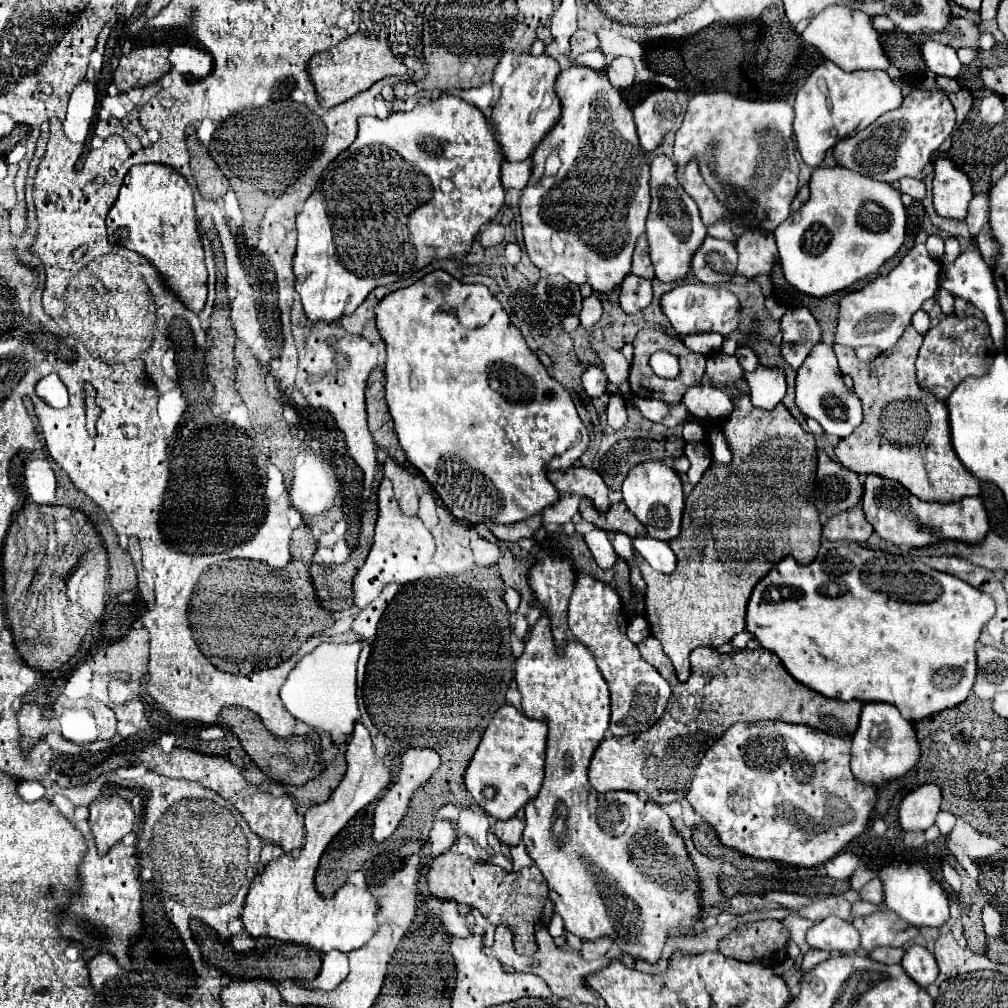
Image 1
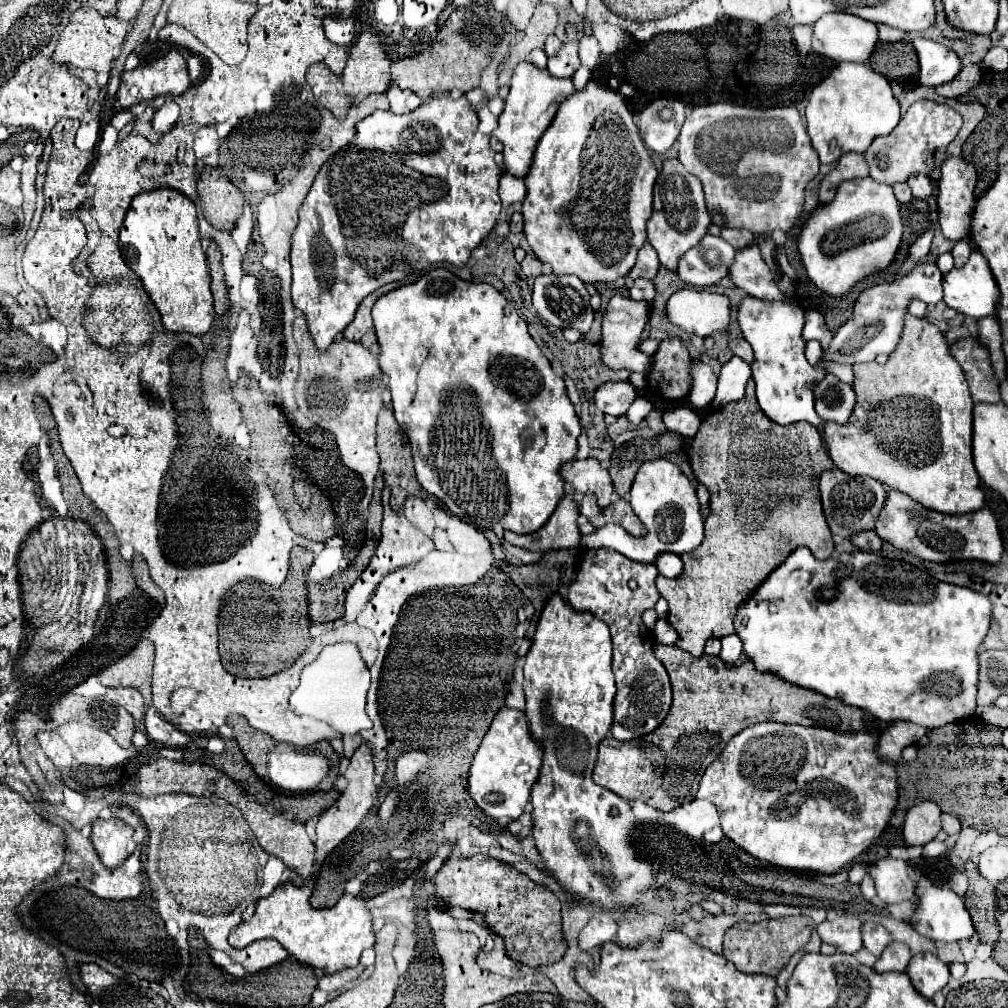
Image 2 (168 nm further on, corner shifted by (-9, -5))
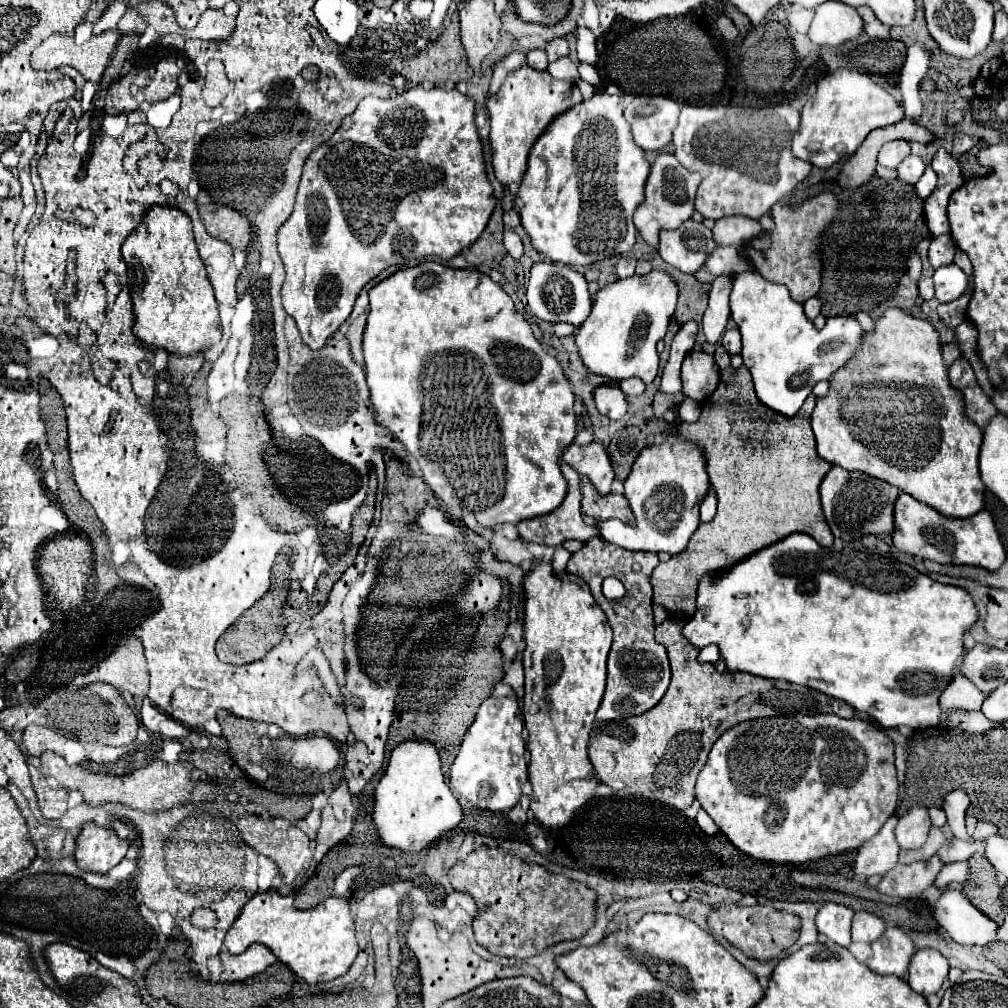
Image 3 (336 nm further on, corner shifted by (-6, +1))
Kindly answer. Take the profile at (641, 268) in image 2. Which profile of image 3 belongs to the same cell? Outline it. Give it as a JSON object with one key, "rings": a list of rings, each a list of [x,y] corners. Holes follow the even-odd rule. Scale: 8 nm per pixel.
{"rings":[[[621,257],[617,267],[615,267],[615,273],[619,279],[625,279],[625,277],[633,277],[635,273],[635,259],[631,257]]]}

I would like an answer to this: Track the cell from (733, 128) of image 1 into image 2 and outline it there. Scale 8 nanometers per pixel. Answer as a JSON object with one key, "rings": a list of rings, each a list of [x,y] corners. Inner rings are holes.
{"rings":[[[732,103],[694,107],[682,125],[678,151],[684,167],[702,181],[708,211],[722,213],[722,221],[726,221],[726,227],[748,229],[754,235],[770,235],[774,229],[790,231],[796,225],[804,205],[804,189],[808,181],[818,175],[820,165],[818,153],[814,153],[804,121],[794,105],[774,109],[752,109],[748,105]],[[744,135],[766,135],[766,149],[750,149],[738,161],[738,139],[744,139]]]}

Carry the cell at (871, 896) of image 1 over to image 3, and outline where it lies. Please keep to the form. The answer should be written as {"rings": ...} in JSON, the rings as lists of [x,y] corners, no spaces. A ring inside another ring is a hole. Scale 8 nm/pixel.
{"rings":[[[931,857],[927,861],[917,861],[911,865],[897,863],[883,875],[877,889],[885,895],[895,895],[901,899],[917,899],[927,887],[931,887],[941,867],[943,863],[939,861],[939,857]]]}

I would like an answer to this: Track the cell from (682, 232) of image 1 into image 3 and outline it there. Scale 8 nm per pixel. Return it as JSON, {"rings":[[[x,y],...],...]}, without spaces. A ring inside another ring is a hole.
{"rings":[[[663,153],[655,159],[655,163],[651,167],[651,175],[645,185],[645,201],[633,215],[637,231],[653,249],[659,247],[661,231],[675,231],[687,219],[691,219],[691,215],[695,213],[695,193],[697,193],[699,183],[701,183],[701,175],[687,171],[675,159],[673,153]]]}

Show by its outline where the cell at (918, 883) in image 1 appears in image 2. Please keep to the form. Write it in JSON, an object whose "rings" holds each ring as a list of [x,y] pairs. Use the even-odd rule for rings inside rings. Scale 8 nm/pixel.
{"rings":[[[920,879],[918,887],[916,887],[916,895],[920,899],[920,905],[910,919],[910,925],[918,933],[922,933],[924,937],[928,937],[932,941],[946,941],[946,943],[966,941],[976,935],[976,929],[972,925],[972,919],[964,905],[964,899],[958,893],[954,893],[948,885],[936,885],[930,879]]]}

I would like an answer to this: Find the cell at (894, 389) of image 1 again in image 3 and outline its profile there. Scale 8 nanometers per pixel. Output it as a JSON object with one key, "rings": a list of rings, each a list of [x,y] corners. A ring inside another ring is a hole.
{"rings":[[[887,309],[885,315],[881,319],[875,321],[875,333],[869,335],[865,333],[863,337],[863,347],[859,349],[859,355],[855,355],[855,359],[851,363],[845,363],[833,377],[831,377],[831,391],[829,395],[825,395],[823,399],[817,399],[817,405],[815,405],[815,411],[811,415],[811,425],[813,425],[813,433],[815,433],[815,439],[817,439],[817,453],[833,463],[833,465],[841,465],[849,471],[861,471],[861,473],[867,473],[871,477],[877,477],[877,479],[883,479],[895,487],[899,487],[903,493],[909,493],[911,497],[915,497],[917,501],[937,509],[941,515],[945,517],[971,517],[975,515],[977,511],[983,509],[983,491],[985,491],[985,485],[979,477],[979,463],[977,463],[977,457],[979,457],[979,447],[981,447],[981,439],[983,439],[983,433],[981,429],[977,427],[977,423],[973,423],[967,415],[965,415],[965,399],[961,395],[959,389],[955,389],[949,381],[949,367],[943,359],[943,353],[941,353],[941,341],[939,341],[939,331],[925,319],[919,319],[919,317],[913,317],[909,313],[905,313],[903,309]]]}

